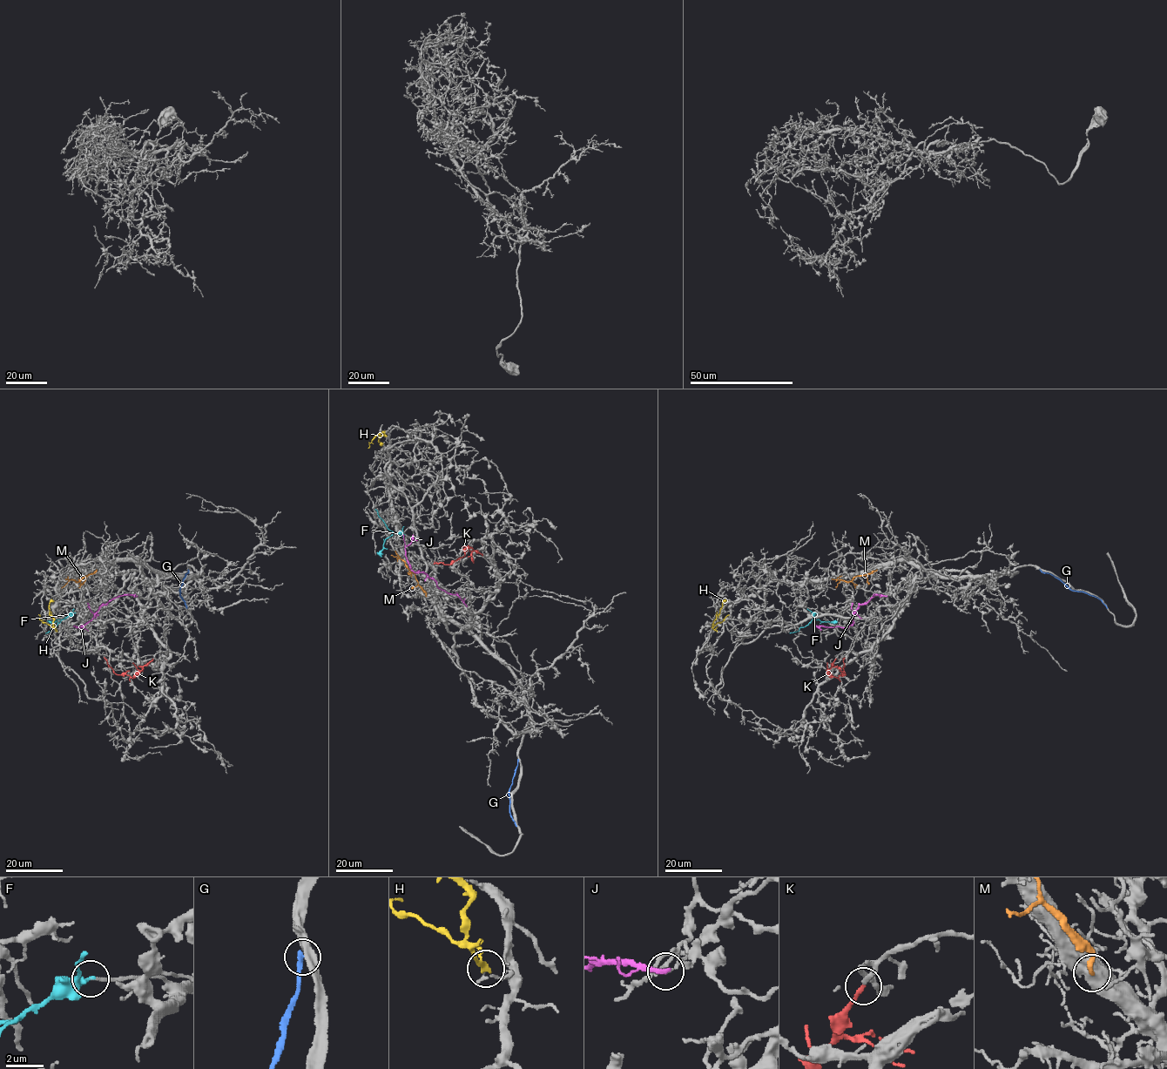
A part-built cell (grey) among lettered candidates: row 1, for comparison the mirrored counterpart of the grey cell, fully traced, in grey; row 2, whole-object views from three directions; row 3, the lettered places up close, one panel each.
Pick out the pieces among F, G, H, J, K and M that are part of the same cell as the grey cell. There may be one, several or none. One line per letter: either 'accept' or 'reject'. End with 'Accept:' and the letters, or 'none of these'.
F: accept
G: reject
H: reject
J: reject
K: accept
M: reject
Accept: F, K

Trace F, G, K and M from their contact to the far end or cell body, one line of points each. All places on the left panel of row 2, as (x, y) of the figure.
F: (75, 613), (70, 613), (45, 633)
G: (188, 570), (179, 589), (186, 608)
K: (152, 659), (132, 678), (117, 674), (104, 657)
M: (96, 569), (79, 581), (68, 581), (61, 588)

